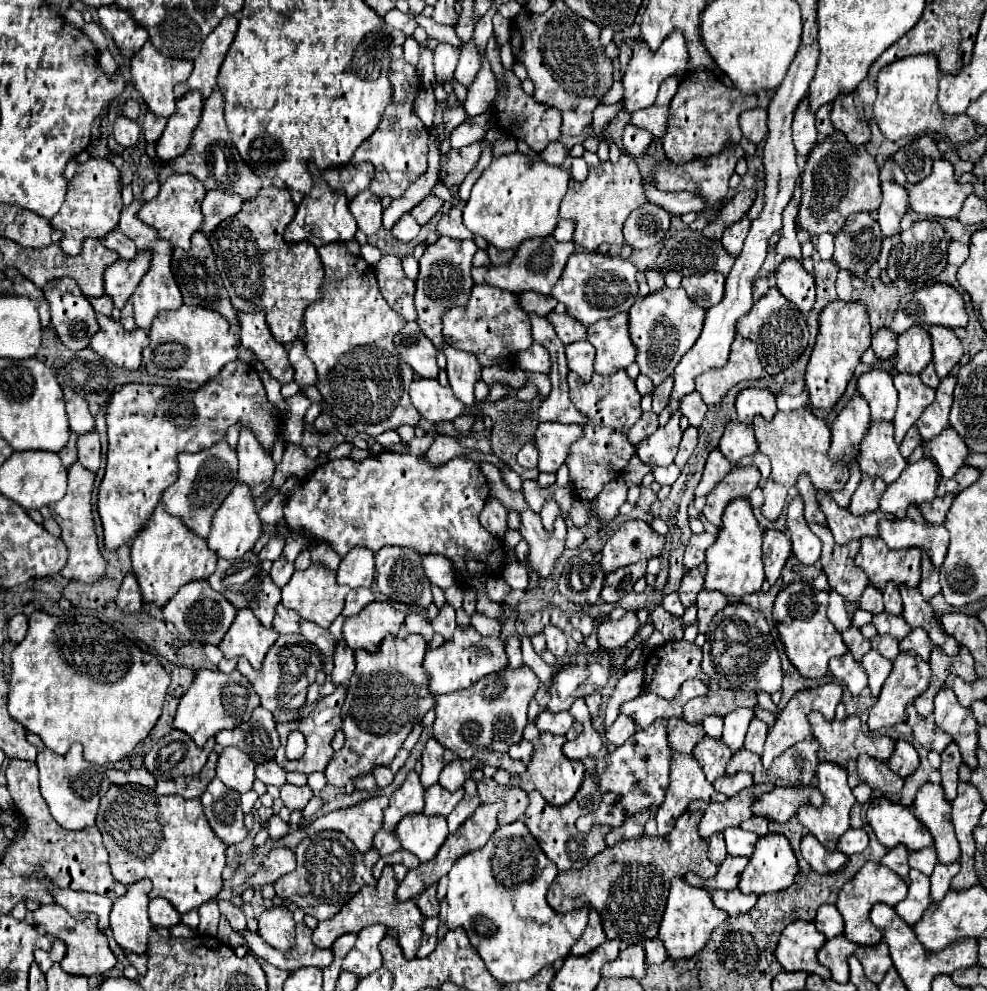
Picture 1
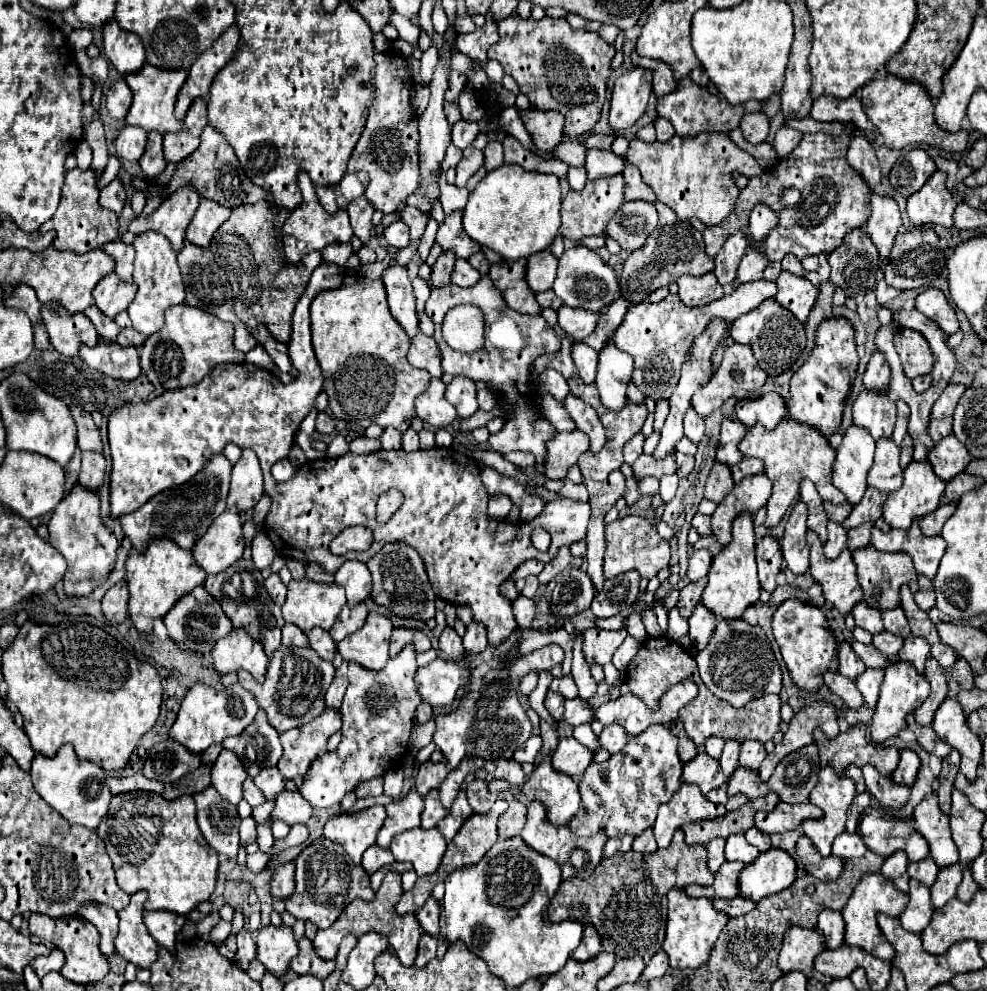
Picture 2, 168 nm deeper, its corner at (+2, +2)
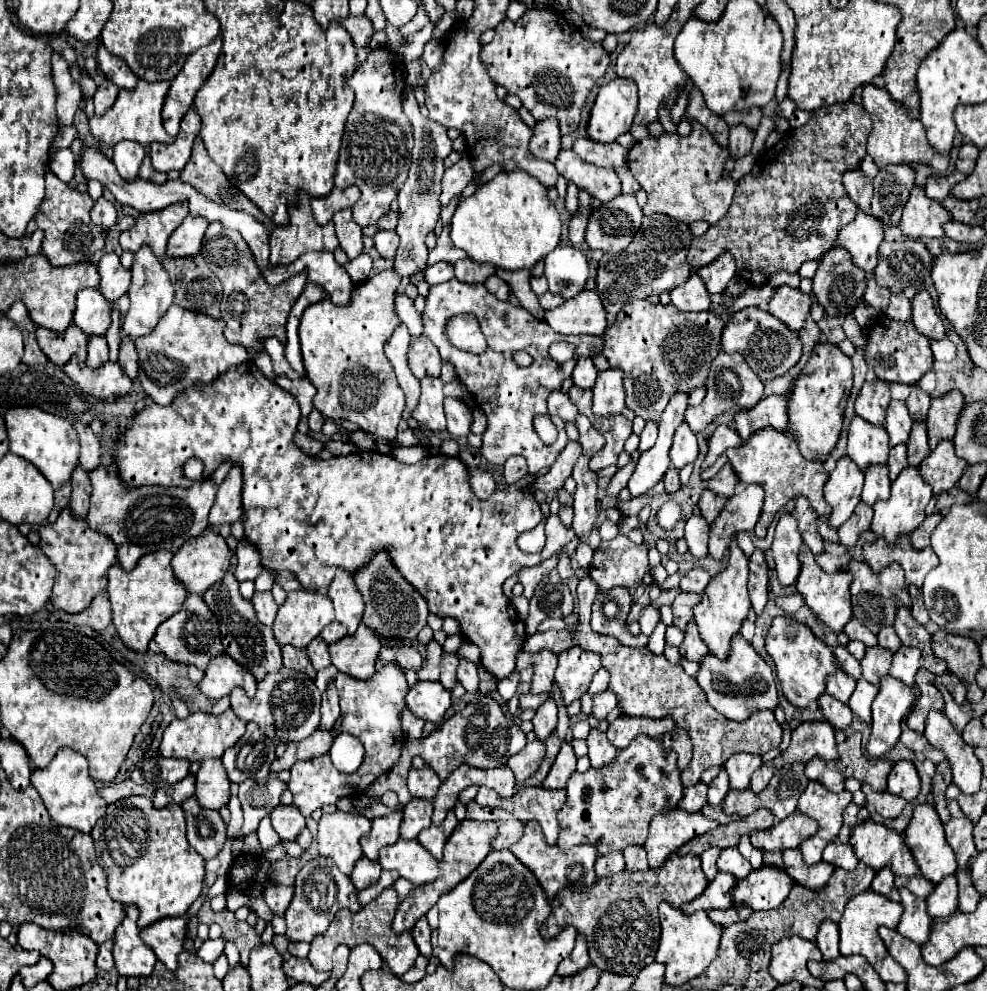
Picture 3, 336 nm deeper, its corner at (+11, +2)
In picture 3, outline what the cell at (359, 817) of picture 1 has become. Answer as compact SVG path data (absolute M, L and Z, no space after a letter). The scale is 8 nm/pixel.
M324 813L318 823L318 851L324 857L332 857L338 869L346 875L352 873L354 863L362 857L360 837L372 827L372 821L362 813Z

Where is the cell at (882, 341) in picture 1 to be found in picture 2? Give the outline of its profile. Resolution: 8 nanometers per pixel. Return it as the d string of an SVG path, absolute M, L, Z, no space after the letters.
M875 351L867 365L867 371L863 375L863 385L867 391L887 395L889 393L889 375L891 375L891 371L889 371L885 357L881 355L881 351Z

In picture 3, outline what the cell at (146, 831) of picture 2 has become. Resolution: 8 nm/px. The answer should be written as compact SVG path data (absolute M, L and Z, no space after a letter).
M126 797L108 805L108 811L92 829L98 863L108 875L108 893L118 903L134 903L140 909L138 927L146 927L164 917L182 917L198 899L204 885L204 859L188 845L186 817L178 803L156 809L148 797Z

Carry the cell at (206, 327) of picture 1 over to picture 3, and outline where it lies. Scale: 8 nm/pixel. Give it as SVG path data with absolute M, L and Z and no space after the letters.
M172 305L150 335L134 341L138 349L138 379L148 397L158 405L172 403L172 399L186 387L198 381L210 383L230 367L246 363L246 349L242 345L228 343L222 331L222 319L212 319Z

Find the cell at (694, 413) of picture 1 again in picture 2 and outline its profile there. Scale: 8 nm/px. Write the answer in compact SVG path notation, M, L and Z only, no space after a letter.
M689 409L685 415L685 437L695 445L699 445L699 441L703 439L703 433L705 433L703 419L693 409Z

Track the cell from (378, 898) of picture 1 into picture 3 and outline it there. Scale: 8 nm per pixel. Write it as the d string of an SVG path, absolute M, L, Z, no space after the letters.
M386 887L374 901L370 901L358 913L354 913L350 909L338 911L336 919L330 923L330 927L326 929L326 933L322 933L322 935L318 935L318 937L312 939L308 961L318 971L330 971L332 969L332 951L340 943L344 943L348 947L356 947L360 943L368 943L368 945L372 945L380 953L380 957L388 963L388 967L390 967L390 971L394 975L404 975L414 965L414 961L418 957L418 947L416 947L410 931L404 931L400 935L396 935L392 931L390 925L392 925L396 907L398 907L398 893L396 893L394 887Z

